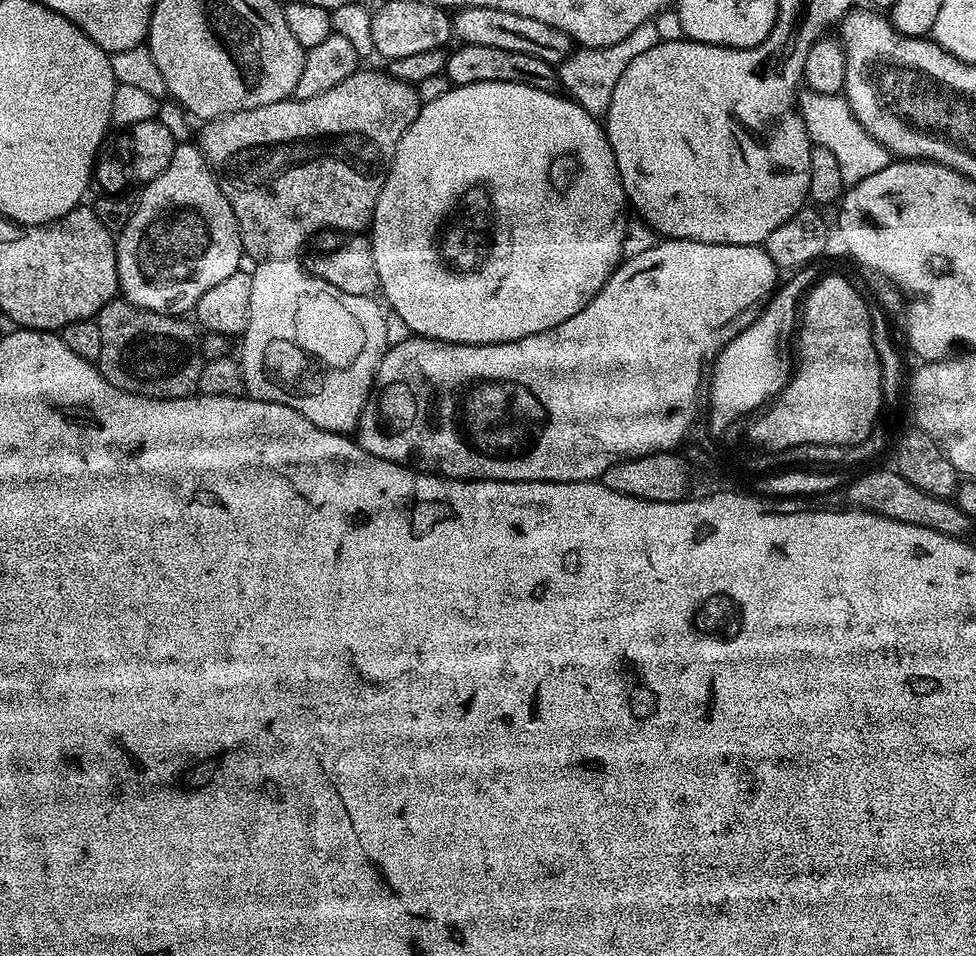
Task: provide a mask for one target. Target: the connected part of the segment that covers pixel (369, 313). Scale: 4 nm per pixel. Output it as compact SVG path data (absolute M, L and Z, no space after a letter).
M265 260L251 273L250 322L242 333L244 349L238 353L244 365L245 385L251 397L290 406L322 430L352 434L365 419L364 407L372 396L372 387L377 387L380 364L390 347L385 309L379 299L346 294L346 290L330 286L311 271L304 272L298 261Z

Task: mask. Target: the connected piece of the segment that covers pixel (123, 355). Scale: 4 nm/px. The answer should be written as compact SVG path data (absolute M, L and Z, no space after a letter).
M123 298L106 302L106 306L102 306L94 319L98 330L102 330L102 354L98 367L106 382L155 400L180 400L184 396L193 395L199 389L206 361L201 329L191 319L183 315L168 316L164 312L139 308Z

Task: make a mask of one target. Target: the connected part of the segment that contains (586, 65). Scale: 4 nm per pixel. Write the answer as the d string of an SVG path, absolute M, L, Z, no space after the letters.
M652 22L638 26L638 30L630 30L630 34L622 38L622 42L614 42L605 48L579 47L559 64L559 87L574 103L582 106L582 110L597 118L607 117L610 98L614 98L614 86L618 86L618 78L622 78L626 66L630 66L630 62L634 62L638 54L646 54L646 50L660 43L662 33L655 28L656 26Z

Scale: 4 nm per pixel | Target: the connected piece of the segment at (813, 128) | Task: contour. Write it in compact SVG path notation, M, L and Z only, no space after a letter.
M804 90L799 93L798 104L802 109L808 137L811 138L815 147L830 150L830 154L834 154L834 158L838 158L838 167L845 185L851 186L862 182L862 178L870 178L870 174L878 174L878 170L882 170L890 163L887 155L880 156L881 145L877 144L876 139L865 128L859 126L839 128L836 125L840 116L847 117L850 112L847 103L842 102L839 95L831 96L830 94Z

